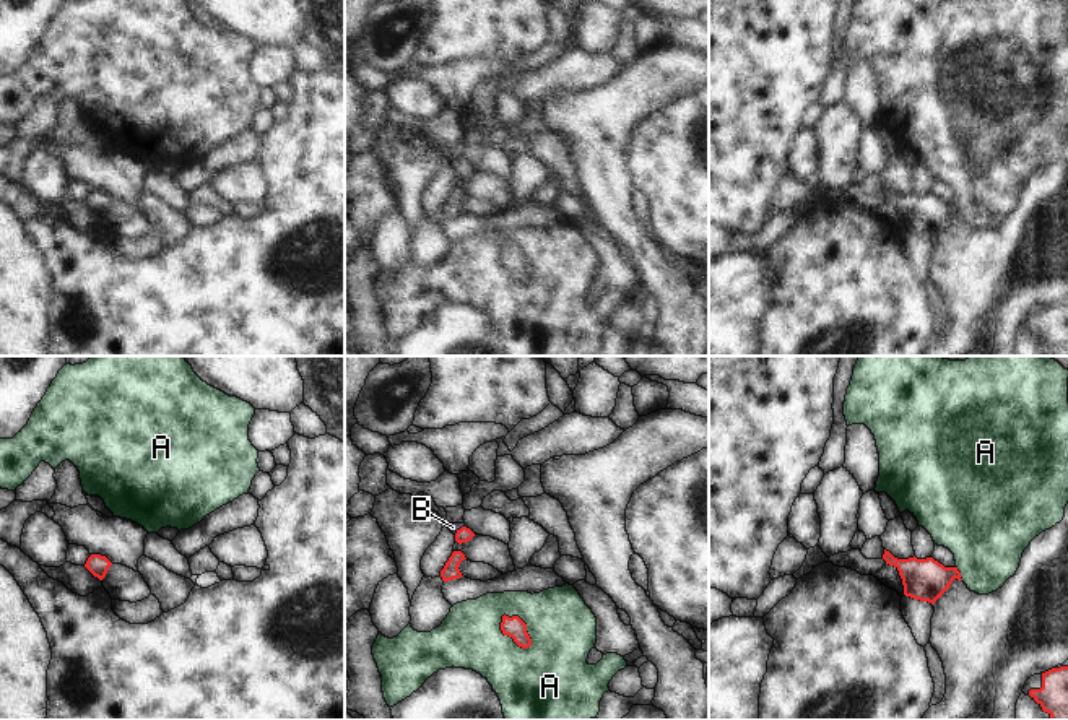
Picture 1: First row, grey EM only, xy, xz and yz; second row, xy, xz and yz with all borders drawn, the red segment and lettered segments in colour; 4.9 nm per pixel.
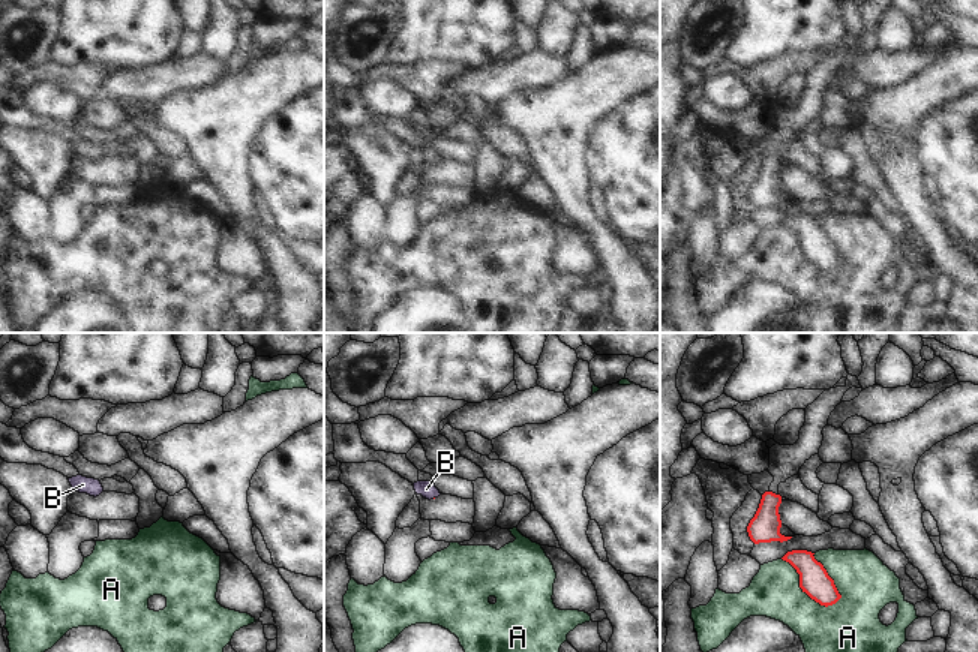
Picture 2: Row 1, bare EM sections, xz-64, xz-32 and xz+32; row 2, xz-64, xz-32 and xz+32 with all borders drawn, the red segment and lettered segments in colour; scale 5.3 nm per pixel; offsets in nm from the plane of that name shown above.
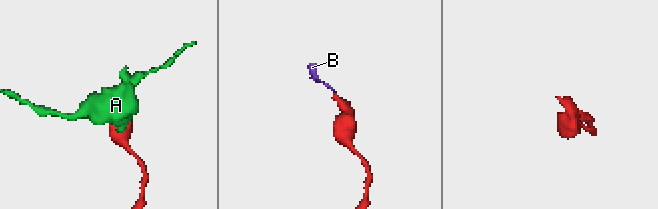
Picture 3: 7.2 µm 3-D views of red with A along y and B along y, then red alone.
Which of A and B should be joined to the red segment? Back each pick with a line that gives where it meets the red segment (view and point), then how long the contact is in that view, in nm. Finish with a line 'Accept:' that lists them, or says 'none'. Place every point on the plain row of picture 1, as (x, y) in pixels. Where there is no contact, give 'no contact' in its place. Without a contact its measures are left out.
B: contact xz (460, 164); length 80 nm
Accept: B

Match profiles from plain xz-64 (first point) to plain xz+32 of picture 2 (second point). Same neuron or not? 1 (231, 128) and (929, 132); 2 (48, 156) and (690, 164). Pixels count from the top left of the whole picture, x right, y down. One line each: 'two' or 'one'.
1: two
2: two

